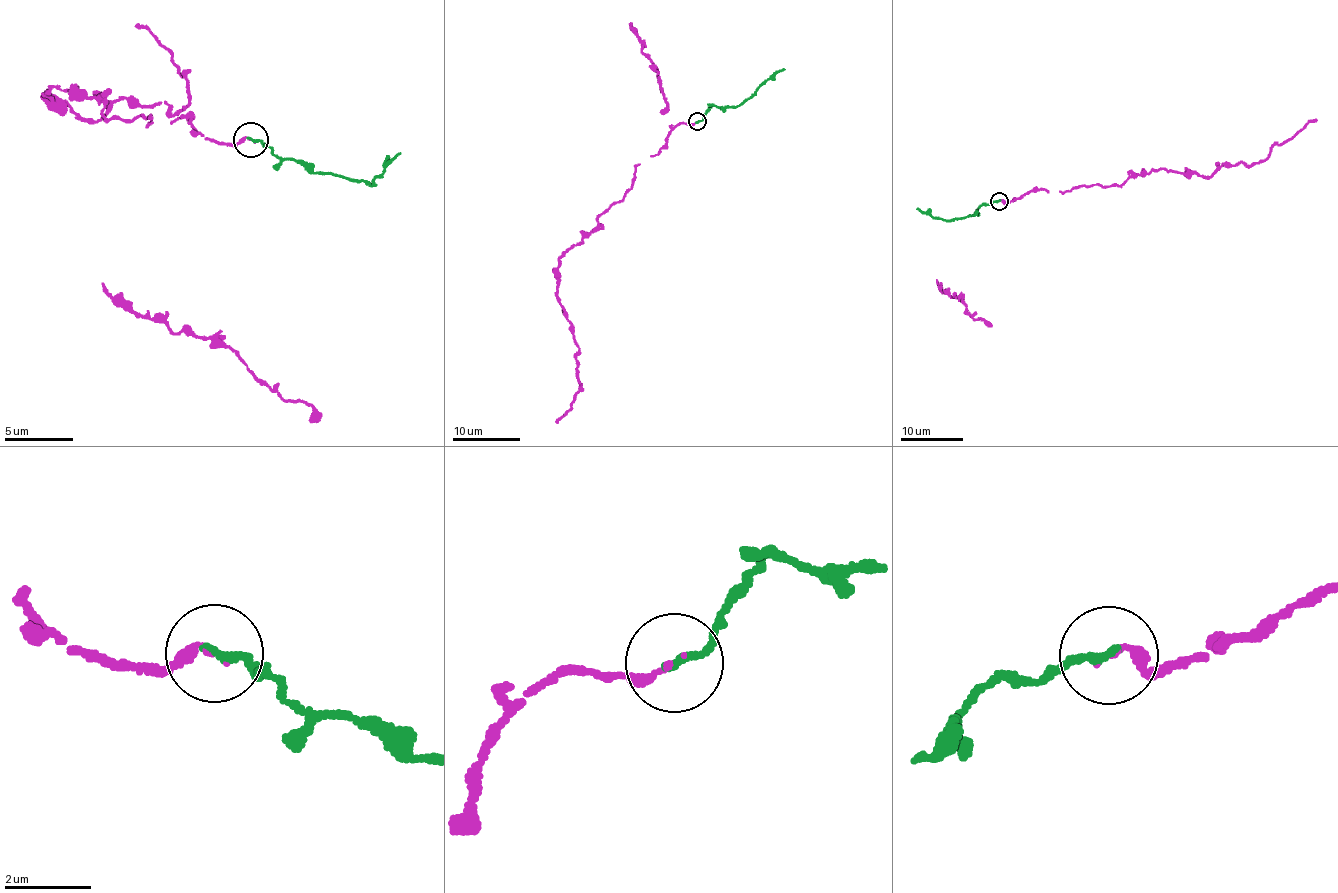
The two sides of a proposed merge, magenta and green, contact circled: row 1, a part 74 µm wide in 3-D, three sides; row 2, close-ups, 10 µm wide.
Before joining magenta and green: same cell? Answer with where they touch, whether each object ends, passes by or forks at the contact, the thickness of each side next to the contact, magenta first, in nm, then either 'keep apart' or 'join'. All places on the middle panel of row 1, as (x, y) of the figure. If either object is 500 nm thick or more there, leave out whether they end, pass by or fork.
place (697, 121); magenta ends; green ends; calibres 110 and 180 nm; join

